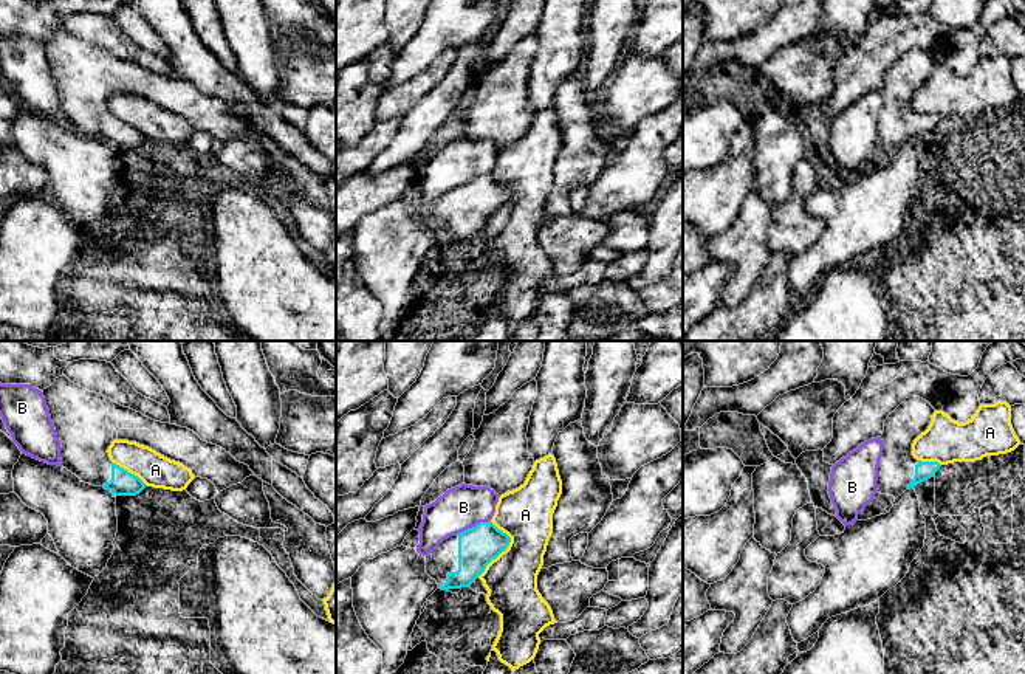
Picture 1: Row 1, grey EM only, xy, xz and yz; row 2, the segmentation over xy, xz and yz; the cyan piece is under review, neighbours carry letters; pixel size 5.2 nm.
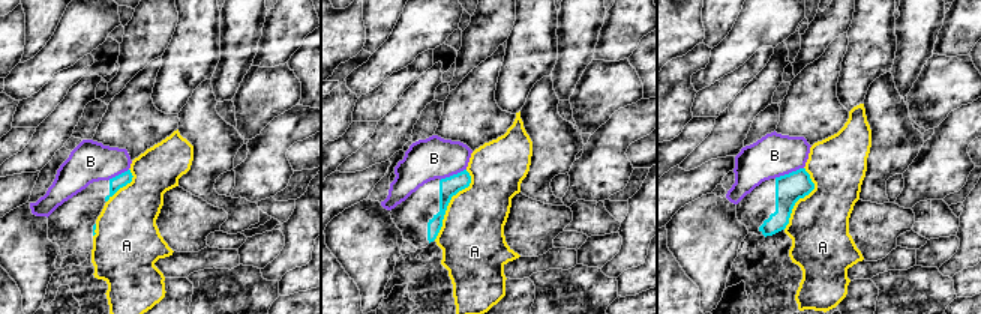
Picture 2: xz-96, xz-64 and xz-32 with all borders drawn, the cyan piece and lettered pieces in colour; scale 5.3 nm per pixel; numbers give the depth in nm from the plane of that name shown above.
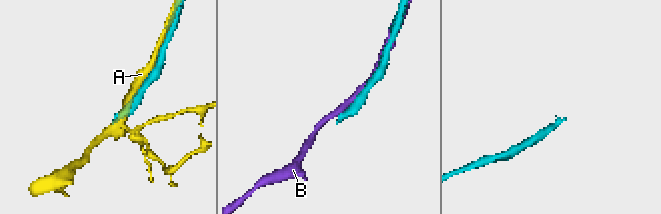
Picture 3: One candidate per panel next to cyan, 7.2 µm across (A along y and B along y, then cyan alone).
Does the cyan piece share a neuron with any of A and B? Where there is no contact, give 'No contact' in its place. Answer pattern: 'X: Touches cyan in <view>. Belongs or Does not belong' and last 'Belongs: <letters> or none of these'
A: Touches cyan in xz. Does not belong
B: Touches cyan in xz. Does not belong
Belongs: none of these

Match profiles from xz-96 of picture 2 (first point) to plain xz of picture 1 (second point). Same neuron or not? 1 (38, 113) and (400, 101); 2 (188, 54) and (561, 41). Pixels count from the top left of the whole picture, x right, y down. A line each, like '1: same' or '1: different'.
1: same
2: same

